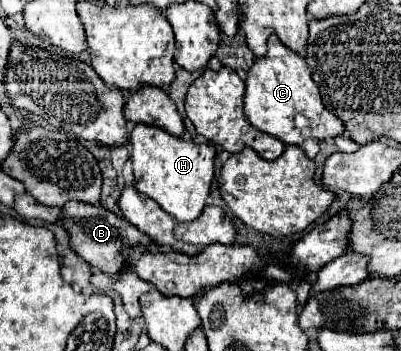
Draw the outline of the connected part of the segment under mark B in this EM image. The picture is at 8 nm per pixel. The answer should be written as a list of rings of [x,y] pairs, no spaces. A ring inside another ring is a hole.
[[[69,201],[61,209],[61,217],[57,223],[63,225],[63,229],[69,233],[71,249],[81,259],[85,259],[91,267],[95,267],[107,275],[117,275],[123,267],[127,267],[125,259],[121,255],[121,249],[127,249],[133,245],[145,245],[145,247],[155,249],[155,245],[149,241],[147,235],[143,235],[139,229],[135,229],[129,221],[103,209],[101,205],[87,205],[87,203],[79,203],[79,201]]]

